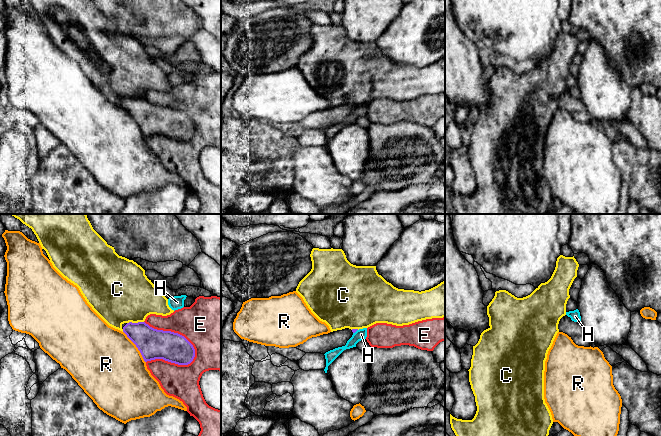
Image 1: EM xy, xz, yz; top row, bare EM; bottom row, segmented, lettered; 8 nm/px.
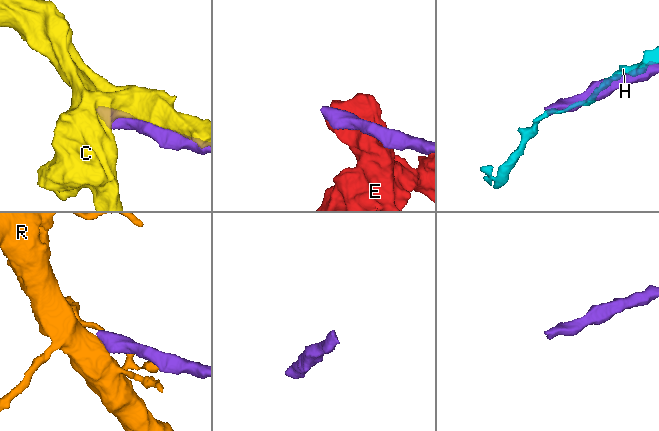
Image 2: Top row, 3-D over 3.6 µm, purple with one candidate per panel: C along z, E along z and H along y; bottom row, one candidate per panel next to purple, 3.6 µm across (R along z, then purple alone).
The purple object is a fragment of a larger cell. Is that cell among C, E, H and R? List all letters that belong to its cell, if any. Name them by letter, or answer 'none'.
none

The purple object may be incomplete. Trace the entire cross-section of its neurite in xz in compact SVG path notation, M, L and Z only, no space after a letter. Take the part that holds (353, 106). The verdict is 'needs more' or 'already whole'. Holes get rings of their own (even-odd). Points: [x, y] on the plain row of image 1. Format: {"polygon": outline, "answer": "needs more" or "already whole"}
{"polygon": "M345 104L342 106L330 108L328 110L312 113L303 120L296 122L295 124L305 129L325 130L330 126L345 122L347 117L357 106L358 105L351 106L349 104Z", "answer": "needs more"}

